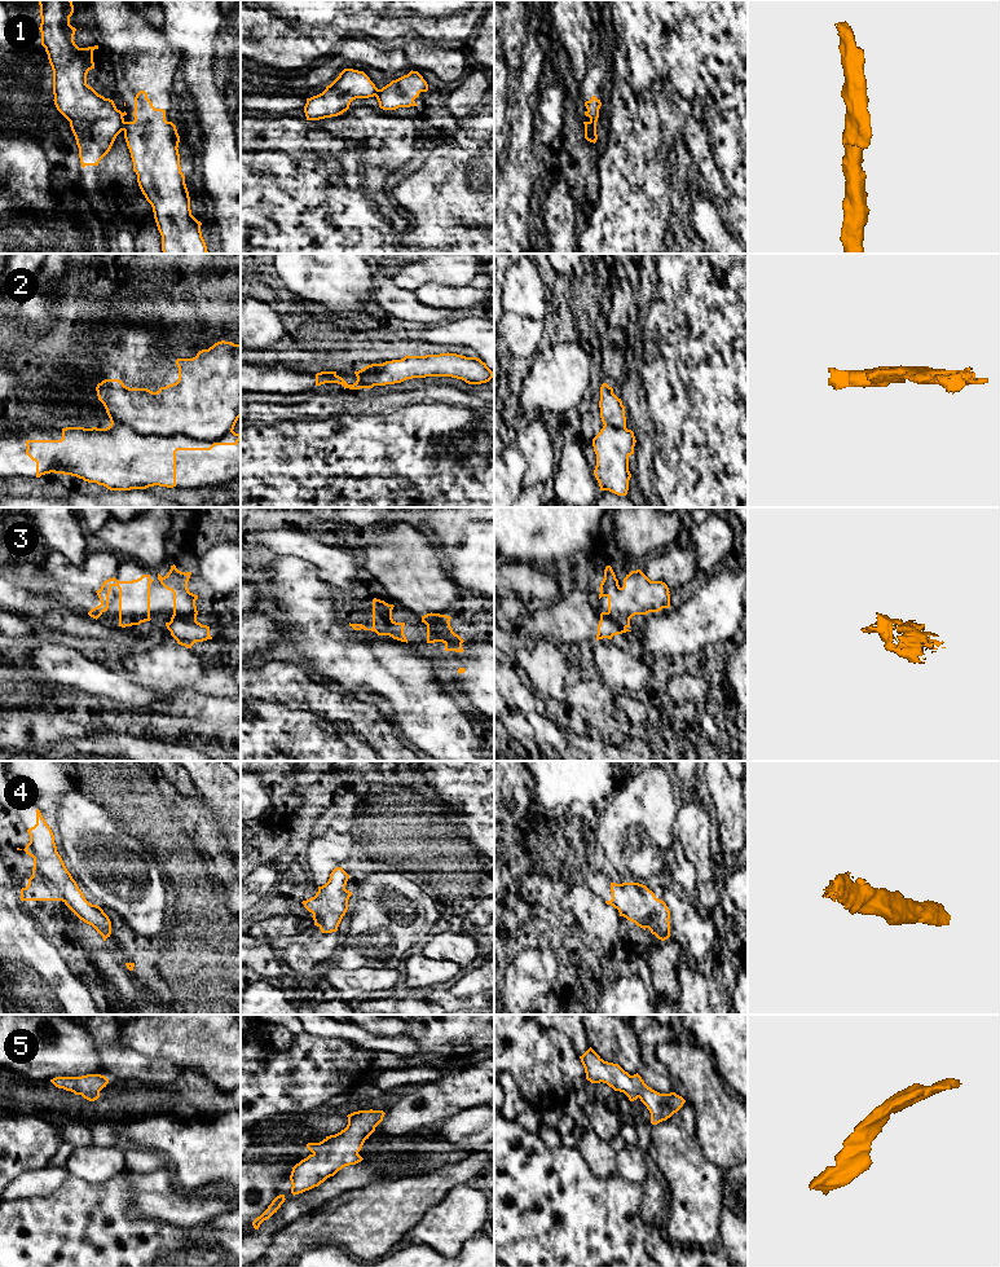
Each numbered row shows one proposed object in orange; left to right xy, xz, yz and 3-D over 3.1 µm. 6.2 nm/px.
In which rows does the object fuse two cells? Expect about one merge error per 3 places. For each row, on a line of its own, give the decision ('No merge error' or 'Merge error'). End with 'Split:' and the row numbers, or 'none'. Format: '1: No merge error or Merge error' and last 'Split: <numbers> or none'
1: Merge error
2: Merge error
3: Merge error
4: No merge error
5: No merge error
Split: 1, 2, 3

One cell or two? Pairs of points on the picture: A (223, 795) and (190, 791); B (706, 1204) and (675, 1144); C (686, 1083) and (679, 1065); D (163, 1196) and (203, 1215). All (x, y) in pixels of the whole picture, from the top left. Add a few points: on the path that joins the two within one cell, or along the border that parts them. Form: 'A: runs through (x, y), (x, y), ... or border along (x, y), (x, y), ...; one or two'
A: border along (188, 774), (199, 793); two
B: runs through (696, 1189), (696, 1183), (681, 1158); one
C: runs through (686, 1079), (683, 1069); one
D: runs through (173, 1205), (180, 1209), (193, 1210); one

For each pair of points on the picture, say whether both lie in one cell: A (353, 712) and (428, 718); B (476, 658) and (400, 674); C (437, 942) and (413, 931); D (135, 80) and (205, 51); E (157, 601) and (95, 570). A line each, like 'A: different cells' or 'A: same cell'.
A: different cells
B: different cells
C: different cells
D: different cells
E: different cells

